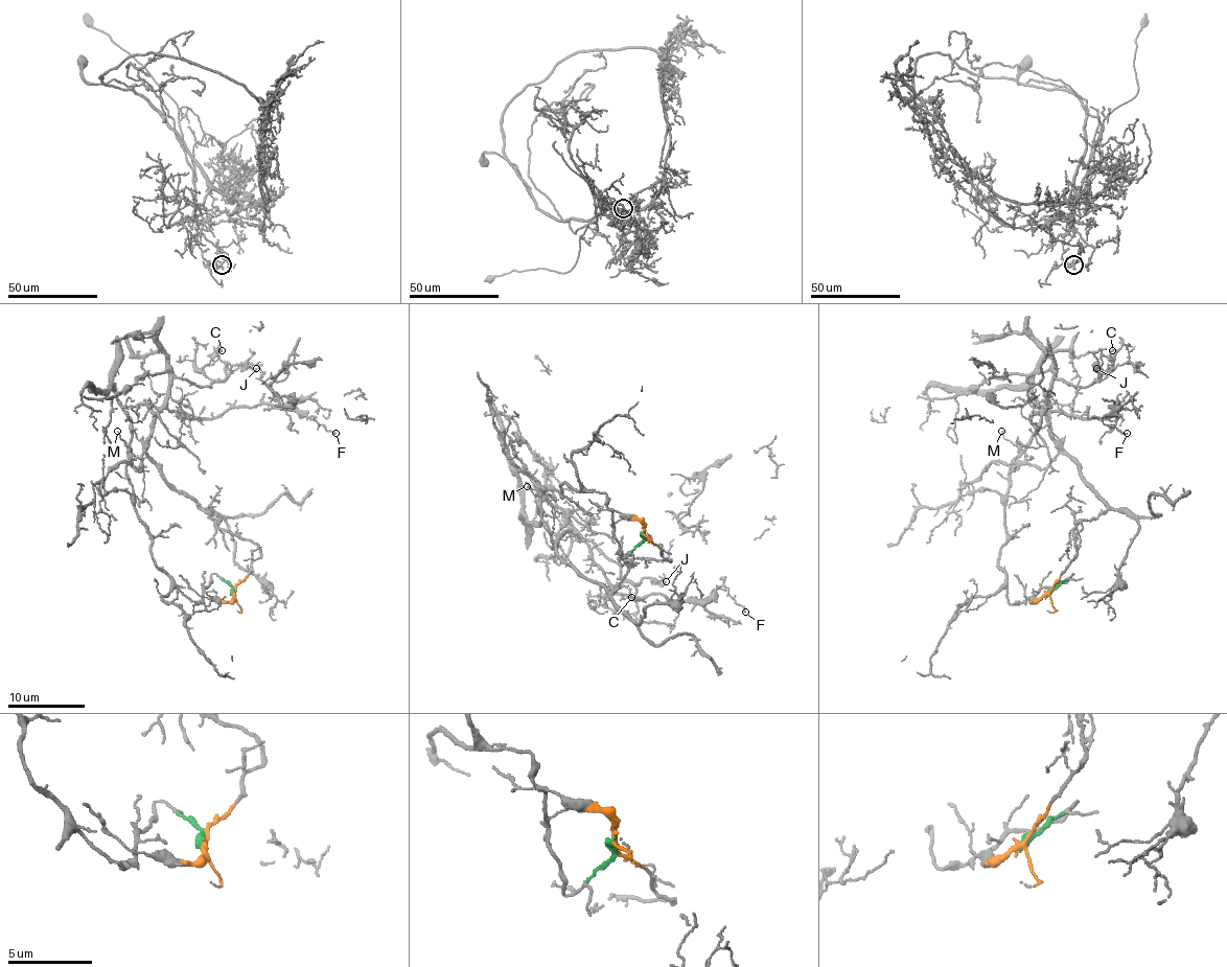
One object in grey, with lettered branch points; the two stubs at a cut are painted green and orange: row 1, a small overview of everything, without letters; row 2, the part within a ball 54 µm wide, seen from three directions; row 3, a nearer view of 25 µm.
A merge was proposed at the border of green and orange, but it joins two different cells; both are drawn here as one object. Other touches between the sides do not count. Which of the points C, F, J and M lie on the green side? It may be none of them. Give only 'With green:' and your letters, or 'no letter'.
With green: no letter

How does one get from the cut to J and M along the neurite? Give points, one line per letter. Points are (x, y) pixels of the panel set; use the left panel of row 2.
J: (233, 593), (260, 550), (178, 492), (146, 440), (174, 378), (210, 386), (233, 365), (256, 369)
M: (233, 593), (260, 550), (220, 529), (144, 454), (137, 469), (118, 431)

